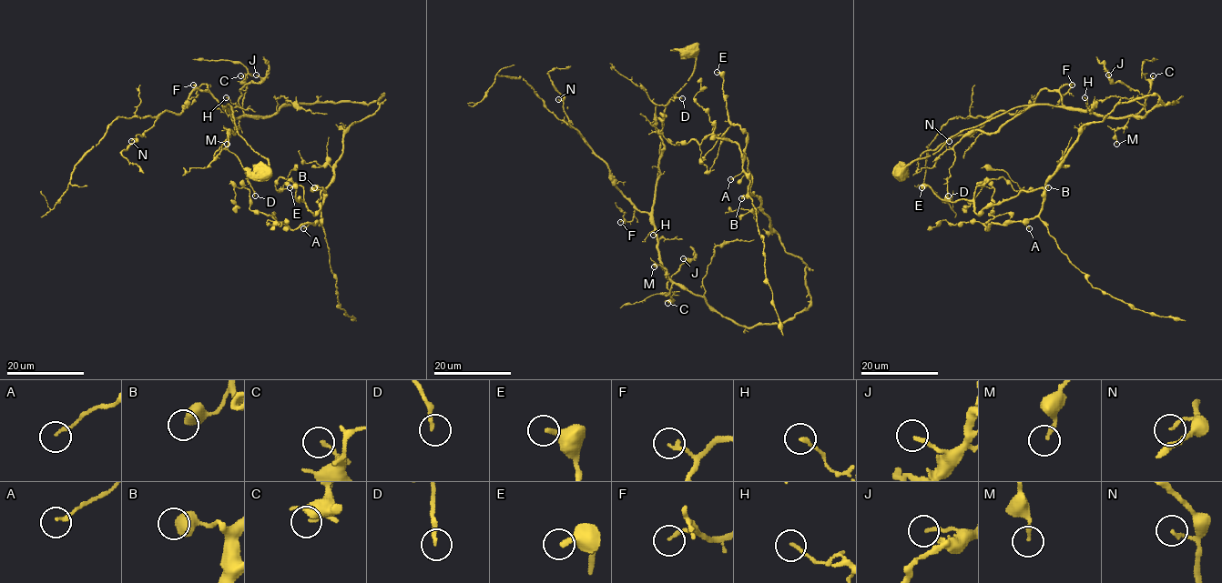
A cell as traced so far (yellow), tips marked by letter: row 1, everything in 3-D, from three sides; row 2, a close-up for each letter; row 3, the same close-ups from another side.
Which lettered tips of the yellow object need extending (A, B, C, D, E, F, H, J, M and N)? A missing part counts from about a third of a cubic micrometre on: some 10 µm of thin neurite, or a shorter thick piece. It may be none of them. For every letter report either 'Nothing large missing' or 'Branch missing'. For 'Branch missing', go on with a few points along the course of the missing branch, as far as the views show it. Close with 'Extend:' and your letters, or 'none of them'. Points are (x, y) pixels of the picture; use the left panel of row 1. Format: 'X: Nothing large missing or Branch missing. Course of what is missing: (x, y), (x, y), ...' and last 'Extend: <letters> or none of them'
A: Nothing large missing
B: Nothing large missing
C: Nothing large missing
D: Nothing large missing
E: Branch missing
F: Nothing large missing
H: Nothing large missing
J: Branch missing
M: Nothing large missing
N: Nothing large missing
Extend: E, J

